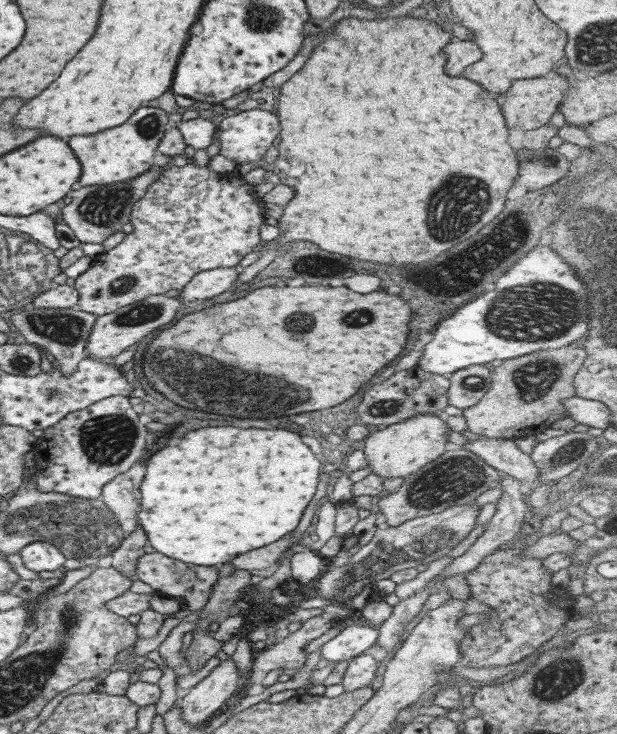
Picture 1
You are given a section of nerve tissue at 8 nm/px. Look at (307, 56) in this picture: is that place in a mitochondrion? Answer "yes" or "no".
no

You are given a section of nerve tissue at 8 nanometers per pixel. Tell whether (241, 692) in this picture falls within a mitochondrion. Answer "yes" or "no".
no

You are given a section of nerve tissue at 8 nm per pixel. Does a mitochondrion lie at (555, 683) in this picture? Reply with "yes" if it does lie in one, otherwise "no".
yes

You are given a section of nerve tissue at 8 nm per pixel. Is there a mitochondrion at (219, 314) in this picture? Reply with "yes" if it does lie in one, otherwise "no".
no

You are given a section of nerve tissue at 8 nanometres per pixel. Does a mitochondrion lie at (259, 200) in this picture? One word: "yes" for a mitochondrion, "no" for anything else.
no

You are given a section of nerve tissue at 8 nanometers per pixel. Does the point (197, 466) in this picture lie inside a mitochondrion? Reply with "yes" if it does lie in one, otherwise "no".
no

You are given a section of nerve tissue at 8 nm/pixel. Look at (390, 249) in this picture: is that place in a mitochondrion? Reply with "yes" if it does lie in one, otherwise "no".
no

